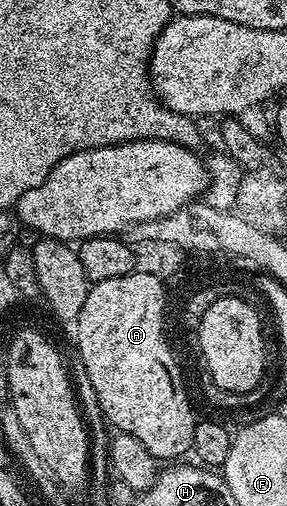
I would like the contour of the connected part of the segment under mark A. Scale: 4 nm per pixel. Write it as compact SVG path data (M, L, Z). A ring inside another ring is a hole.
M134 270L125 277L113 277L113 281L101 281L94 284L88 290L85 297L85 305L81 305L81 313L79 314L75 327L75 339L79 342L79 353L77 359L84 363L85 371L88 373L89 381L92 382L93 389L96 391L97 401L102 411L102 418L106 420L112 427L115 426L116 432L124 431L129 433L129 437L137 437L137 441L141 441L141 445L145 445L145 449L149 449L149 453L153 453L153 457L160 461L179 461L183 454L188 454L193 445L193 429L197 422L197 415L191 412L191 399L187 396L187 387L185 375L175 372L175 363L171 363L171 355L167 355L167 347L163 343L163 335L159 335L159 311L163 311L163 304L169 299L169 293L163 288L164 280L157 276L151 275L143 270Z

